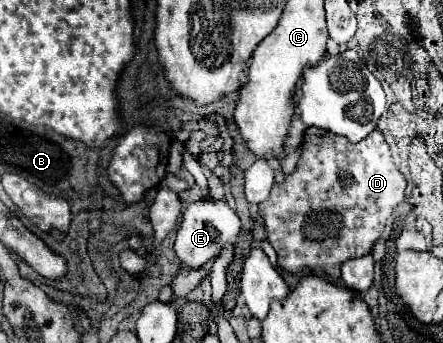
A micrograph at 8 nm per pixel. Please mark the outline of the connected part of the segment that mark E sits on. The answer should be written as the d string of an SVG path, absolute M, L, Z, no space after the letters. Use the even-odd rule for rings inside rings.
M199 199L199 201L191 203L187 207L187 211L183 213L183 221L181 221L181 227L177 231L177 241L175 241L175 253L179 255L183 265L187 265L191 269L207 267L221 253L221 245L235 243L239 231L241 231L239 217L225 201ZM227 211L229 211L229 215L227 215Z

